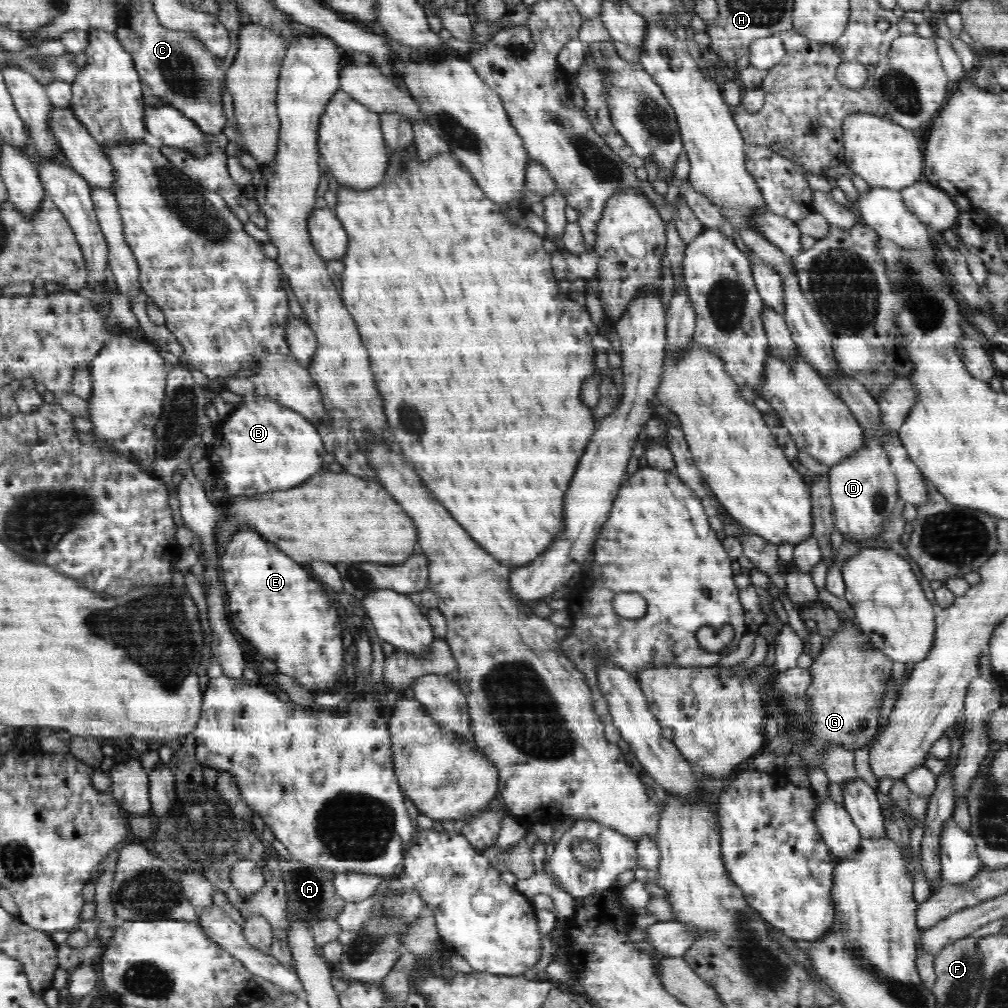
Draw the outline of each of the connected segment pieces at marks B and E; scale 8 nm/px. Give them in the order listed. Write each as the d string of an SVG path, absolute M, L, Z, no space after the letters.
M245 395L244 404L237 407L219 425L217 433L208 438L211 445L207 452L210 462L210 475L222 478L225 482L225 492L228 496L252 497L276 490L286 490L301 485L322 468L324 445L317 427L305 416L290 407L270 400L265 396Z
M242 528L227 542L219 570L225 594L228 595L227 608L232 629L244 644L255 648L258 658L262 661L270 659L276 663L278 673L291 676L311 692L314 688L330 688L344 677L342 616L338 615L336 601L324 592L318 580L312 580L312 574L306 572L301 563L278 550L254 529Z

